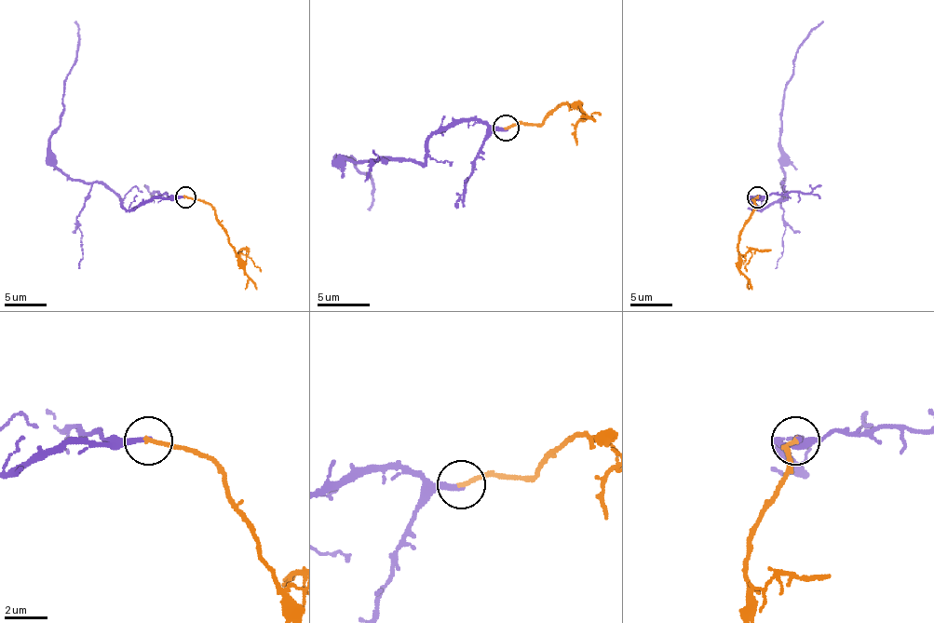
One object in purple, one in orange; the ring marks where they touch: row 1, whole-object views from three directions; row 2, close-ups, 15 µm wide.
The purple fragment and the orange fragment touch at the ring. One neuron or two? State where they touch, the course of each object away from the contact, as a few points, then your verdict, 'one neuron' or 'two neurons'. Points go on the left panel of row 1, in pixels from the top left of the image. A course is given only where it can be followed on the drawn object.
(185, 197) | purple via (184, 197), (124, 208), (101, 182), (72, 181), (55, 164), (50, 132), (75, 60), (75, 21) | orange via (184, 197), (204, 199), (212, 208), (229, 237), (241, 269), (256, 290) | two neurons

